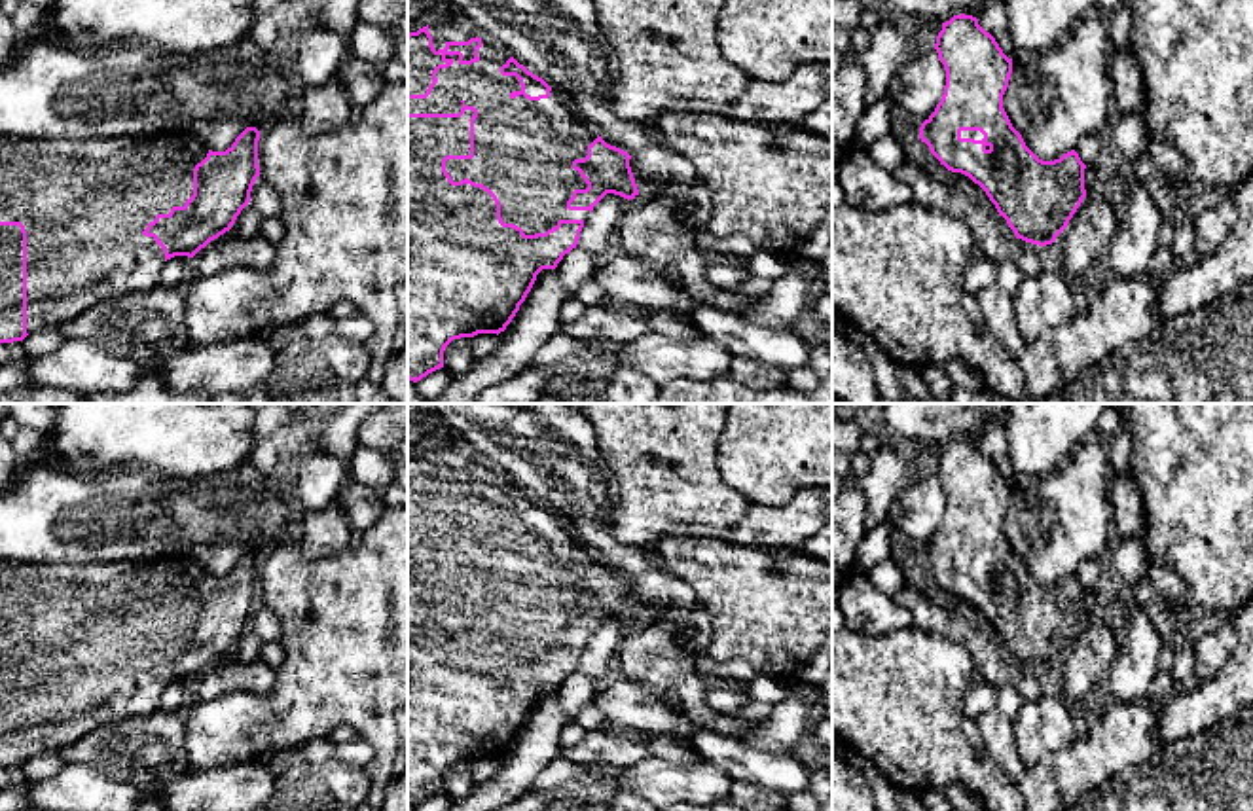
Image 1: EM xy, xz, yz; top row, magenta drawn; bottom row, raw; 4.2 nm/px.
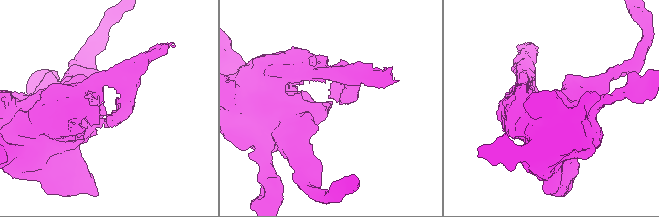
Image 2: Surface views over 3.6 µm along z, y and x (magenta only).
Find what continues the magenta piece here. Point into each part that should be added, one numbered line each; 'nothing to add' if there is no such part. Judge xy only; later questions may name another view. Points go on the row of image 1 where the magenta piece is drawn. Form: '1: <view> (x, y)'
1: xy (84, 203)

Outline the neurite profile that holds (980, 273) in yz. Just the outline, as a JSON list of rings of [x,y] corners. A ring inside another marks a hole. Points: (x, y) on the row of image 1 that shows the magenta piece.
[[[976,254],[965,271],[963,288],[969,294],[978,296],[982,290],[993,286],[995,282],[997,273],[993,261],[982,254]]]

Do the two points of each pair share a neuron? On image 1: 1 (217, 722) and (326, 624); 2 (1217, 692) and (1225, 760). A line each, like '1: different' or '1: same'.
1: same
2: different

